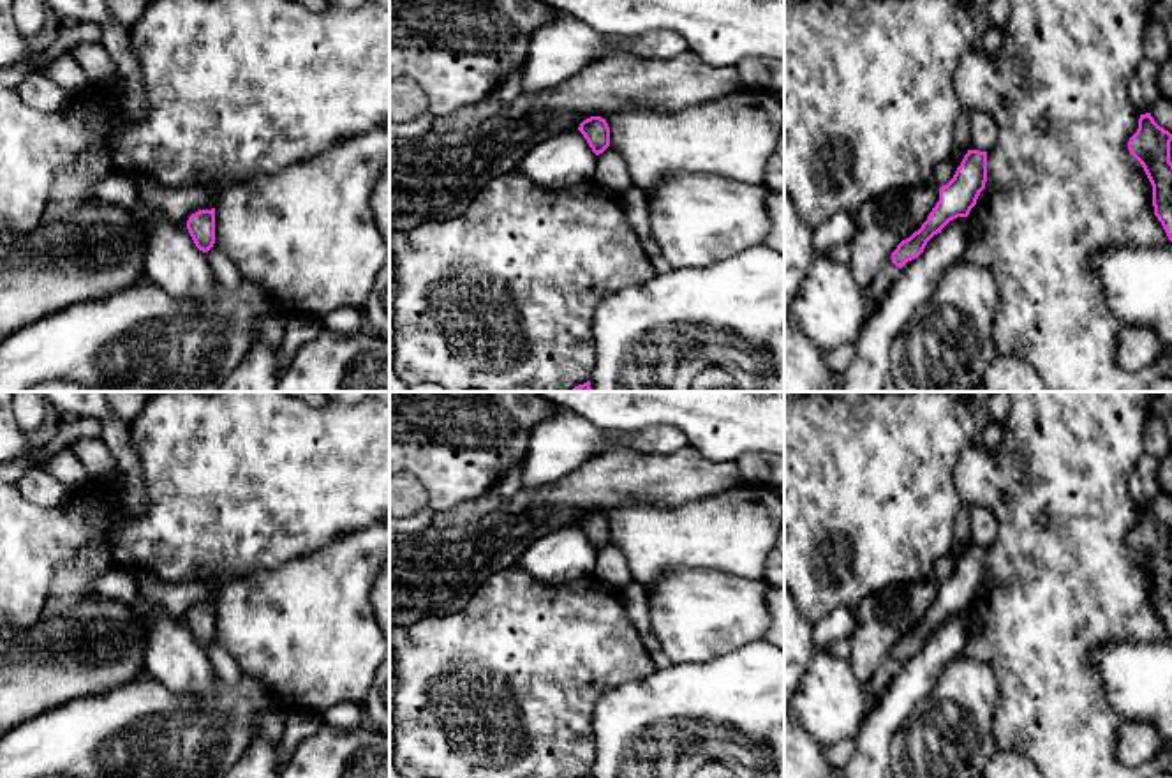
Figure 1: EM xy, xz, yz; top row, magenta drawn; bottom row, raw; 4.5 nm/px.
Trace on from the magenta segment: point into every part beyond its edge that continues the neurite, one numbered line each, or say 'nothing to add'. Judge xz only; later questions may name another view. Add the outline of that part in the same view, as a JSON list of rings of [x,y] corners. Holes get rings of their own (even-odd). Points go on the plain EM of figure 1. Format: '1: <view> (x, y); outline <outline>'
nothing to add

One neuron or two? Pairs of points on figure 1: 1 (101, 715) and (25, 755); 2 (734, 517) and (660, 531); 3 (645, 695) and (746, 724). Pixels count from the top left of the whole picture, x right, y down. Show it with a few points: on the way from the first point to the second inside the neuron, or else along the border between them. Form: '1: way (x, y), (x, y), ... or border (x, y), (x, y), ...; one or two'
1: way (81, 734), (76, 740), (44, 747); one
2: way (716, 531), (677, 531); one
3: way (670, 695), (718, 695), (721, 699); one

